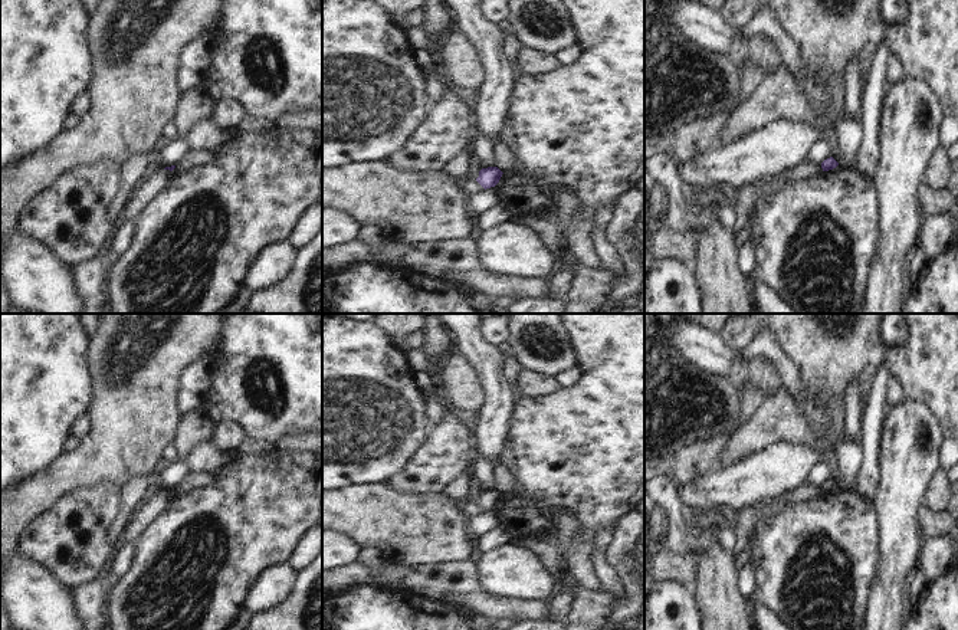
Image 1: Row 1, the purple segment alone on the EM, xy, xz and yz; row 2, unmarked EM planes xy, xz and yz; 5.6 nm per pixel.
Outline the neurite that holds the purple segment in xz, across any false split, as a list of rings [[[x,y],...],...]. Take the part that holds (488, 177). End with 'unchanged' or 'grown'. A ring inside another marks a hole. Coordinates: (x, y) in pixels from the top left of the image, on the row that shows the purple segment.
[[[498,167],[482,168],[476,181],[486,190],[495,187],[499,183],[502,174],[503,173]]]; unchanged

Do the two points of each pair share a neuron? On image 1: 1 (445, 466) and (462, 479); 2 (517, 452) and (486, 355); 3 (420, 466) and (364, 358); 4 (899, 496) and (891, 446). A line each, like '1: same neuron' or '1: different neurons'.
1: different neurons
2: different neurons
3: different neurons
4: same neuron

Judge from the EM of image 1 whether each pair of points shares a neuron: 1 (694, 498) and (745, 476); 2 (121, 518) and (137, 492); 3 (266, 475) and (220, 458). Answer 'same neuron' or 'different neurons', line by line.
1: same neuron
2: same neuron
3: different neurons

